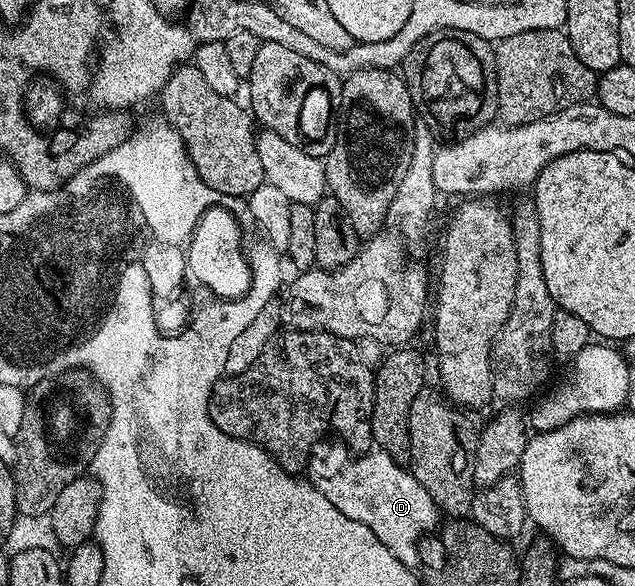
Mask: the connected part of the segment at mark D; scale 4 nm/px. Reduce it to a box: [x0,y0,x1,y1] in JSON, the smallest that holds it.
[307,440,439,570]

